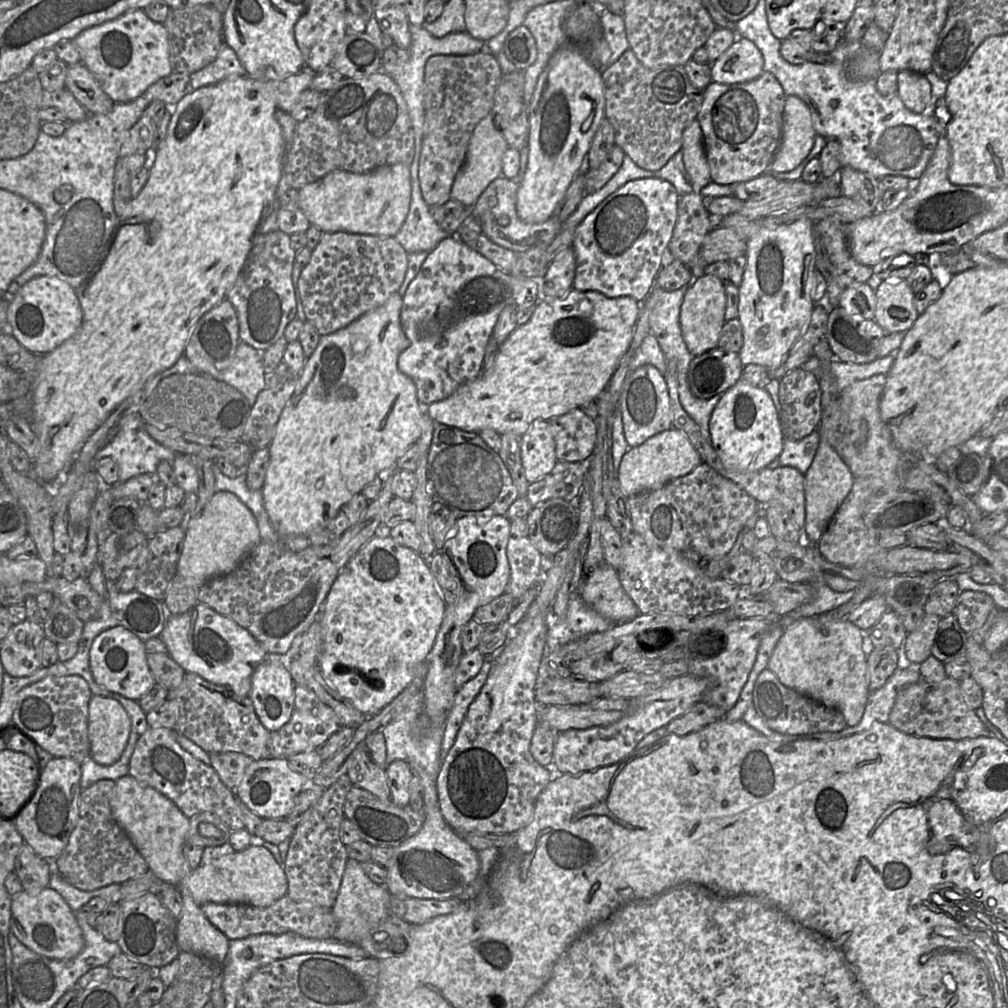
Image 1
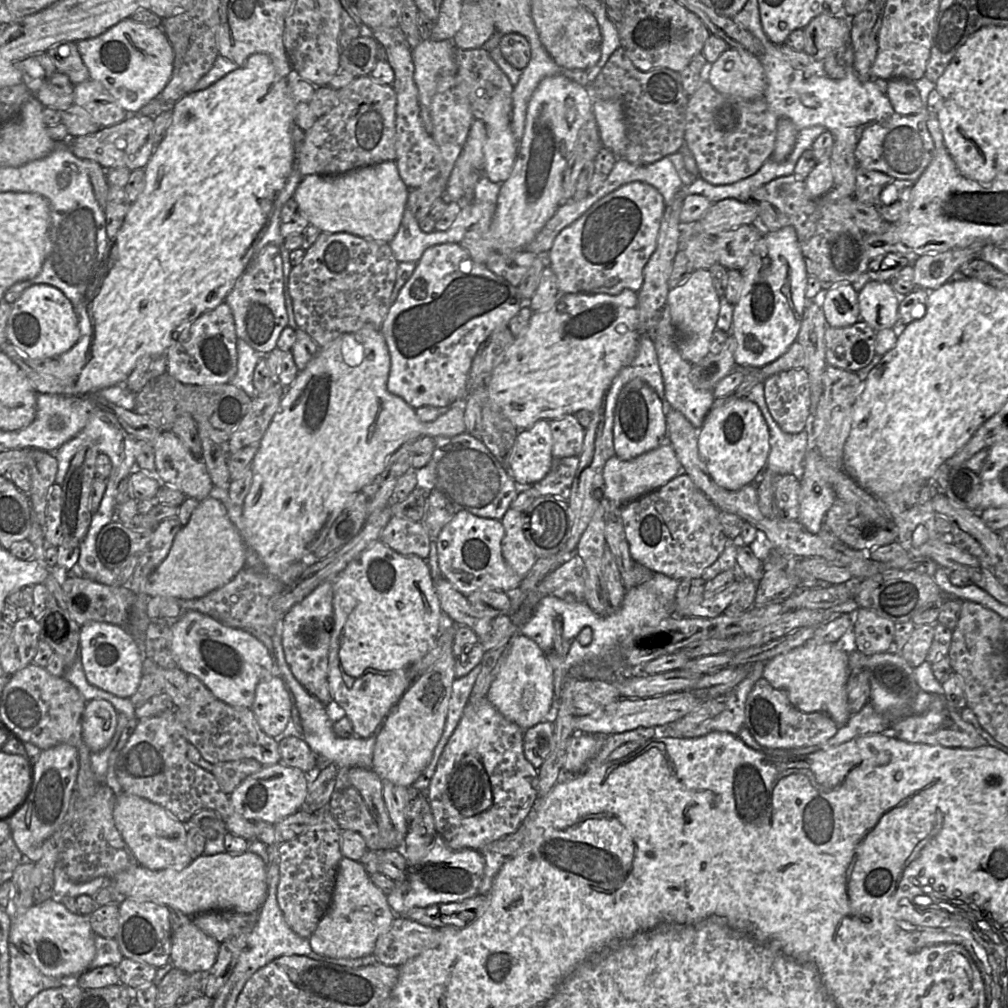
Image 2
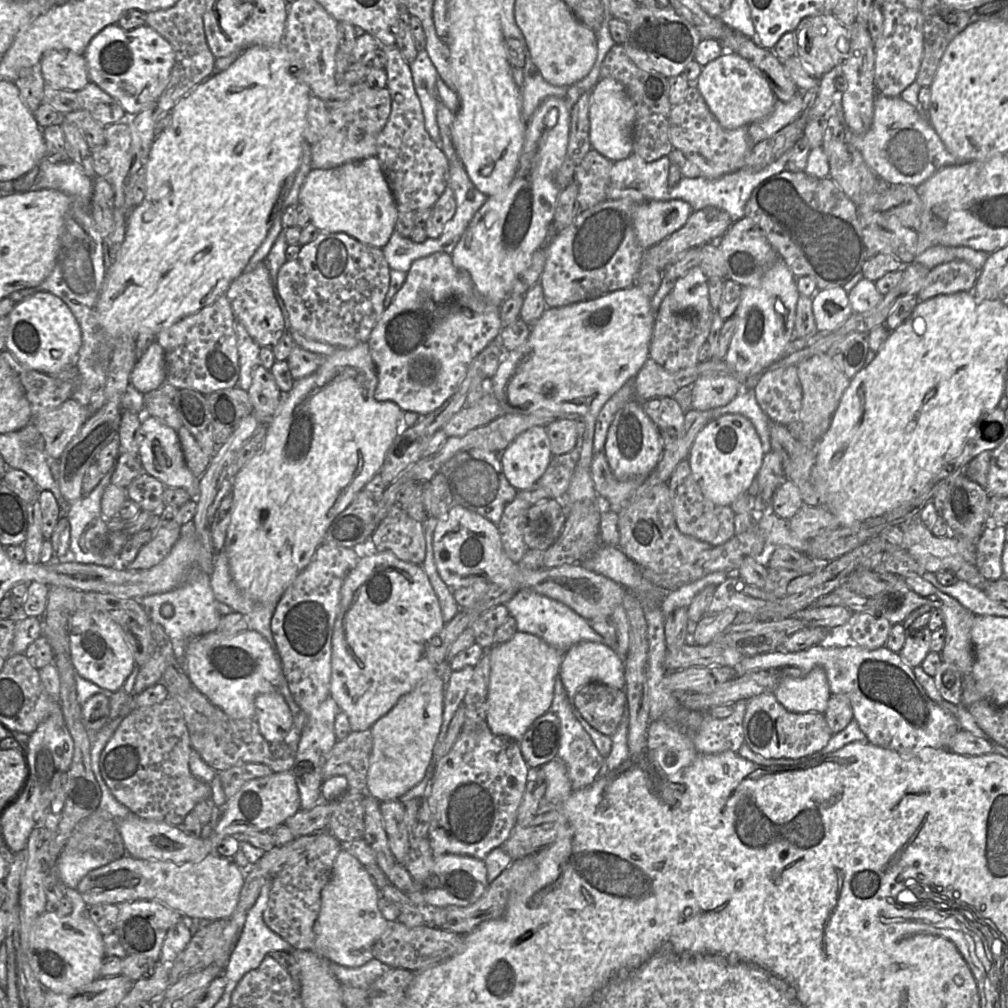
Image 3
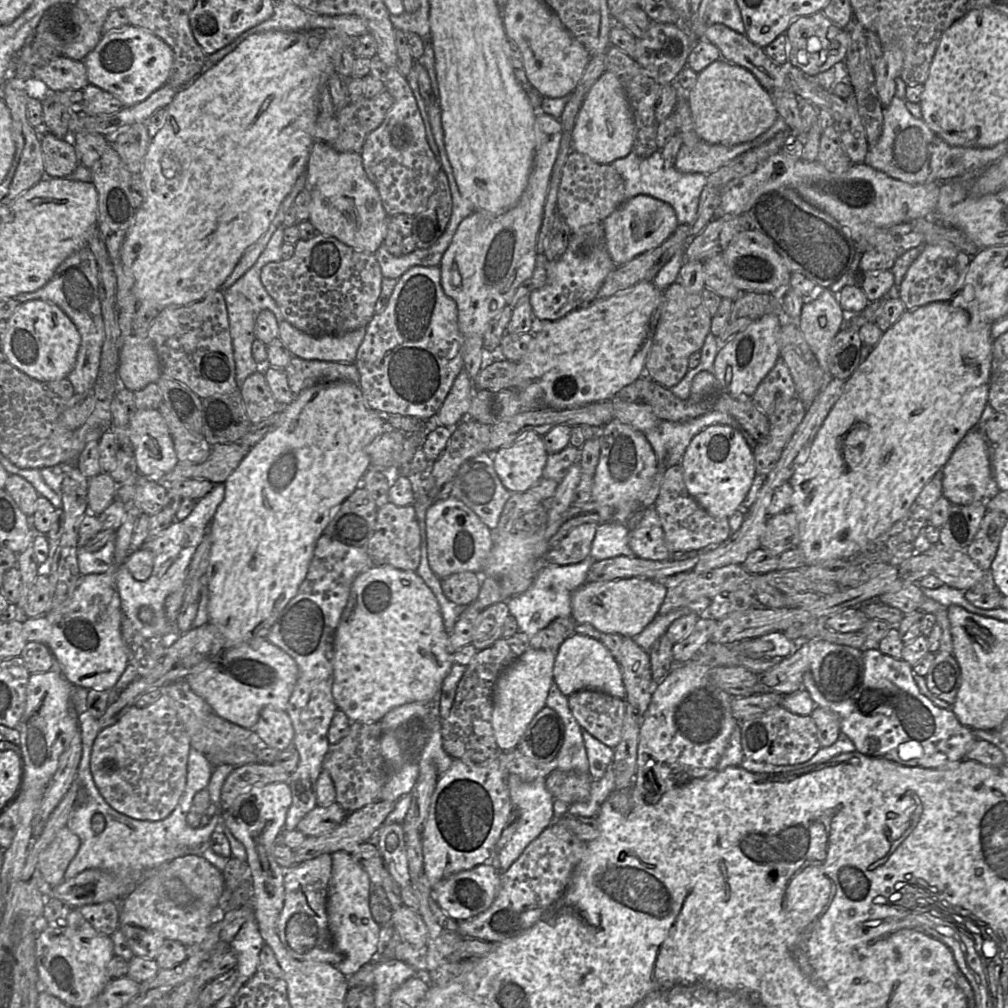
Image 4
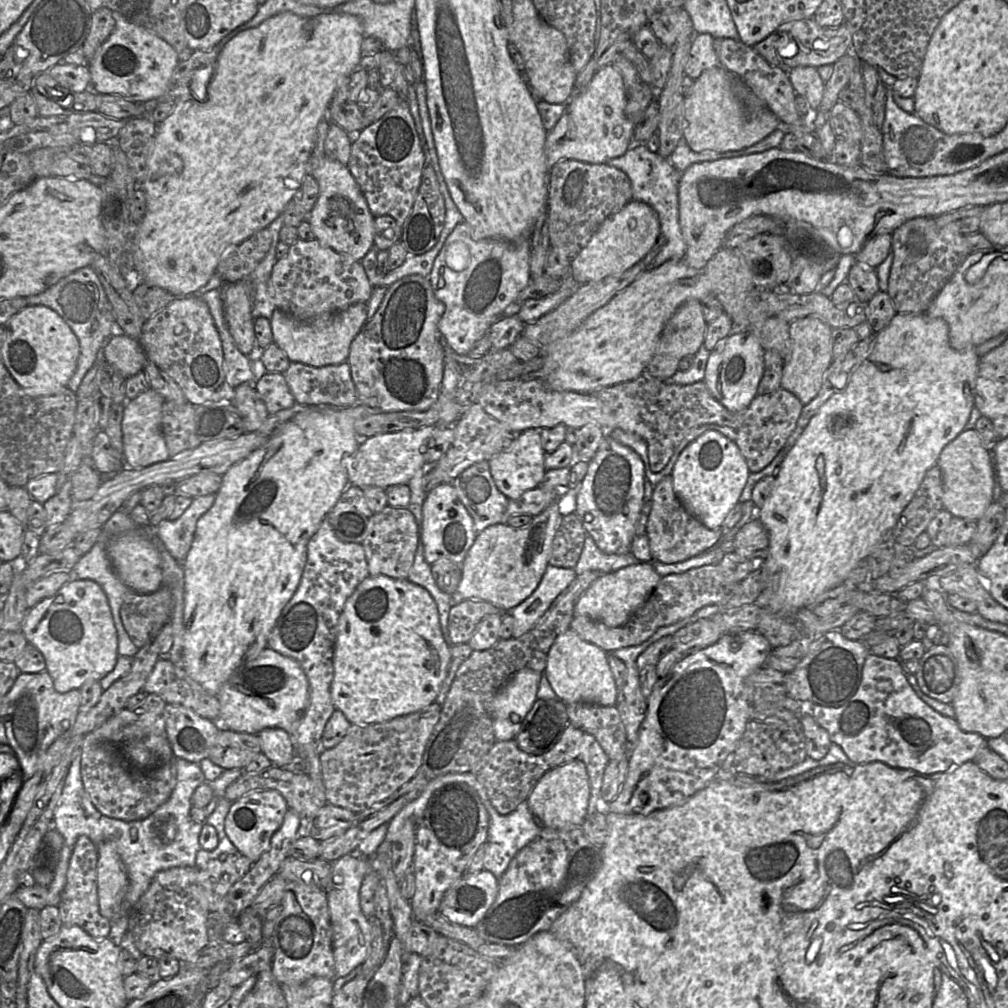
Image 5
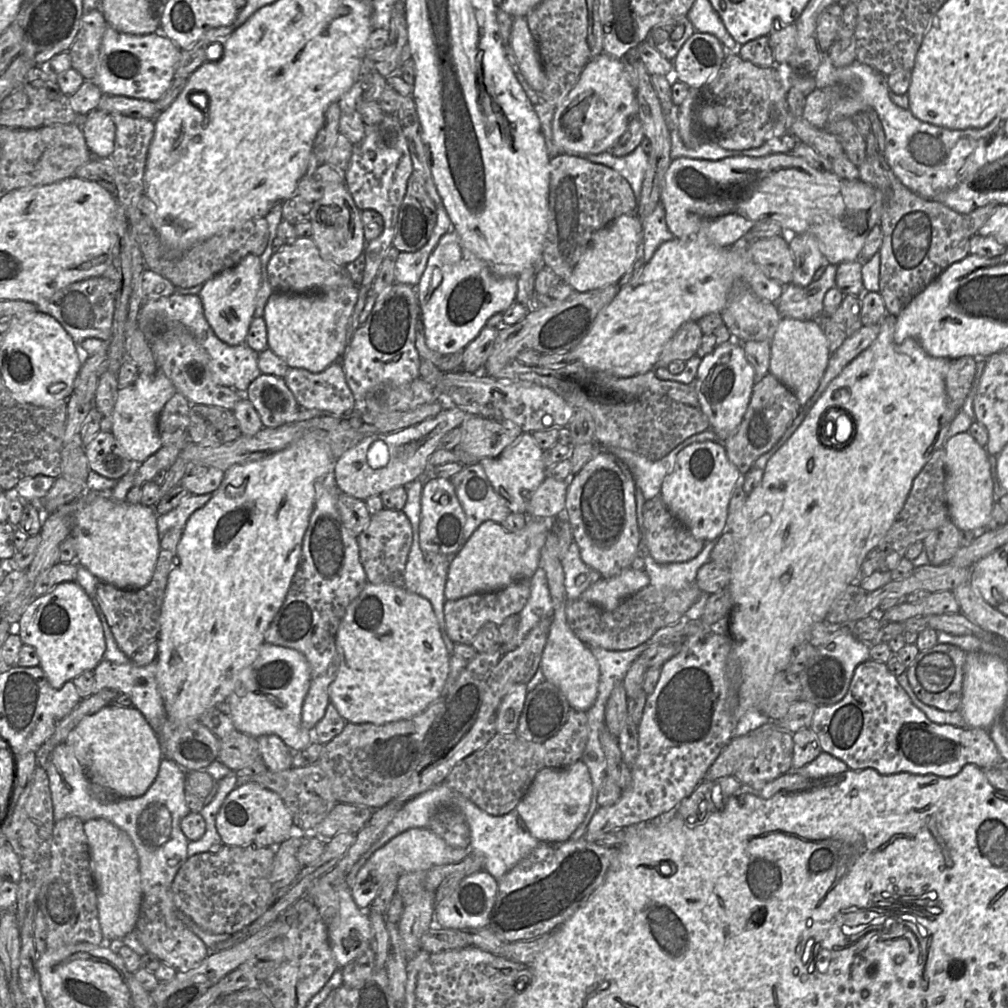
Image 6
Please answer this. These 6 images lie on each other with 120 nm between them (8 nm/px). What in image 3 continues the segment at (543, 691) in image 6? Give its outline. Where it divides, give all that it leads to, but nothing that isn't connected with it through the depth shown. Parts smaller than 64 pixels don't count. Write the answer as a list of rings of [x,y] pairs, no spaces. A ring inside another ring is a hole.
[[[551,711],[539,716],[519,741],[521,753],[531,769],[554,759],[560,748],[560,720]]]

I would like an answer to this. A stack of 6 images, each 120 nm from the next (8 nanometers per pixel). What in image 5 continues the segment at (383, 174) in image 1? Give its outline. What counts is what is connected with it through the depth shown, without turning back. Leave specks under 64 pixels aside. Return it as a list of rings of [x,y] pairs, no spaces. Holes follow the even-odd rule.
[[[324,156],[321,161],[310,163],[309,173],[319,185],[318,199],[307,216],[314,239],[324,247],[361,261],[374,246],[375,217],[348,166]]]

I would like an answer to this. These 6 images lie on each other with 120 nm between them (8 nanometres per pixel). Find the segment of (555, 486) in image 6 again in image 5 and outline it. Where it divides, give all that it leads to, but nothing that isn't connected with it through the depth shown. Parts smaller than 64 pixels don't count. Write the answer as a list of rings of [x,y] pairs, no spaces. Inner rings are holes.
[[[539,486],[529,489],[519,498],[509,500],[503,514],[503,523],[515,514],[528,514],[534,517],[558,499],[558,489],[544,489]]]

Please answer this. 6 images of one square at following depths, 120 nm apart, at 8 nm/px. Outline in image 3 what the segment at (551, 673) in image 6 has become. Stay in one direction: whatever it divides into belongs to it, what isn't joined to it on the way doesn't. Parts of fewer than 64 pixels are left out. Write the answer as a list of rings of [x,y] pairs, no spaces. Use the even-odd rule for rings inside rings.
[[[582,641],[568,649],[563,655],[559,678],[570,700],[581,687],[589,683],[602,683],[623,690],[625,688],[622,659],[610,646],[598,642]]]

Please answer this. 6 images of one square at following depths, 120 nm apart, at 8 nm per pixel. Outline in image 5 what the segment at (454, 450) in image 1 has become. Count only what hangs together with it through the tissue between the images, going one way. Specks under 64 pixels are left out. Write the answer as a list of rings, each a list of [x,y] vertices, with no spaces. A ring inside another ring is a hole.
[[[488,461],[469,466],[450,484],[472,517],[476,533],[490,525],[503,523],[509,499],[496,487]]]

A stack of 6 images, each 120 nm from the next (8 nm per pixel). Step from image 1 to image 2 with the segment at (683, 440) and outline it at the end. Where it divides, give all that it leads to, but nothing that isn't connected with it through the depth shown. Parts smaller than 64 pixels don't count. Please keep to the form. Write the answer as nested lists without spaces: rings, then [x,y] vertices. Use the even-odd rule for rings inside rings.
[[[667,441],[656,449],[632,460],[624,461],[613,456],[605,462],[603,467],[604,497],[618,505],[625,505],[634,499],[662,487],[681,472],[683,472],[682,466],[672,445]]]

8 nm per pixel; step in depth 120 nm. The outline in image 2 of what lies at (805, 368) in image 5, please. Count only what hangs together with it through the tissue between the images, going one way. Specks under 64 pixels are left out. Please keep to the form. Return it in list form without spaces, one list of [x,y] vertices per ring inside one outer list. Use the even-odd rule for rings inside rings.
[[[840,284],[827,290],[822,310],[827,326],[844,328],[861,321],[858,292],[851,284]]]

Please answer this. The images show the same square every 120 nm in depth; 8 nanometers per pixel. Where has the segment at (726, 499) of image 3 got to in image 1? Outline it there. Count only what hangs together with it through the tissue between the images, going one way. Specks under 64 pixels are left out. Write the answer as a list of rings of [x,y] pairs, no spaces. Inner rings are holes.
[[[739,380],[722,394],[710,423],[710,443],[725,468],[737,472],[754,472],[777,467],[783,450],[784,434],[772,397],[764,387]]]

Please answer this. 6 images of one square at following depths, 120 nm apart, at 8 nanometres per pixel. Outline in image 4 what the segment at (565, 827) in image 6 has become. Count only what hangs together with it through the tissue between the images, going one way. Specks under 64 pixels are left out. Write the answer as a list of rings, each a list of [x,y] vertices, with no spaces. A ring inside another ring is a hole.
[[[554,769],[546,778],[545,785],[556,801],[567,805],[585,802],[590,795],[591,778],[588,773],[564,772]]]

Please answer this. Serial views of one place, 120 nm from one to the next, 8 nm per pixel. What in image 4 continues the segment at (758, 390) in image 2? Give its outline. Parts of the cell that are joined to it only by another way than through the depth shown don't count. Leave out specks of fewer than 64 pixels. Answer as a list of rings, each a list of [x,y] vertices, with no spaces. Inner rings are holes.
[[[711,412],[682,422],[661,421],[653,429],[641,432],[652,446],[658,464],[669,468],[679,464],[693,437],[711,425],[729,425],[741,431],[749,446],[754,449],[757,441],[746,432],[739,422],[728,414]]]

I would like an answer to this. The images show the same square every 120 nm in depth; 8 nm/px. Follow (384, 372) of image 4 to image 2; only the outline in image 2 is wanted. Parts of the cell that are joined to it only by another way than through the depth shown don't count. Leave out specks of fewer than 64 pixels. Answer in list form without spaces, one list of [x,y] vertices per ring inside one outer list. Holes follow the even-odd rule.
[[[442,243],[426,249],[417,262],[417,266],[409,280],[401,288],[397,299],[392,303],[384,319],[380,331],[385,338],[390,354],[390,371],[387,389],[394,395],[403,398],[415,410],[423,406],[450,407],[457,405],[467,398],[467,381],[472,361],[480,347],[494,330],[501,326],[508,326],[511,319],[518,312],[529,305],[530,300],[522,301],[518,296],[517,287],[510,284],[503,277],[492,272],[485,264],[474,262],[469,253],[458,243]]]

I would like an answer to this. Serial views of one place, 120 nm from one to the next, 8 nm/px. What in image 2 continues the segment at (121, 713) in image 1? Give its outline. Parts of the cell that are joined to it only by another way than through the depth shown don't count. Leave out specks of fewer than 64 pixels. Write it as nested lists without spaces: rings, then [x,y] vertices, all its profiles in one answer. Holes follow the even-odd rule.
[[[104,699],[87,702],[82,716],[82,739],[92,751],[105,749],[112,741],[117,727],[118,712]]]

